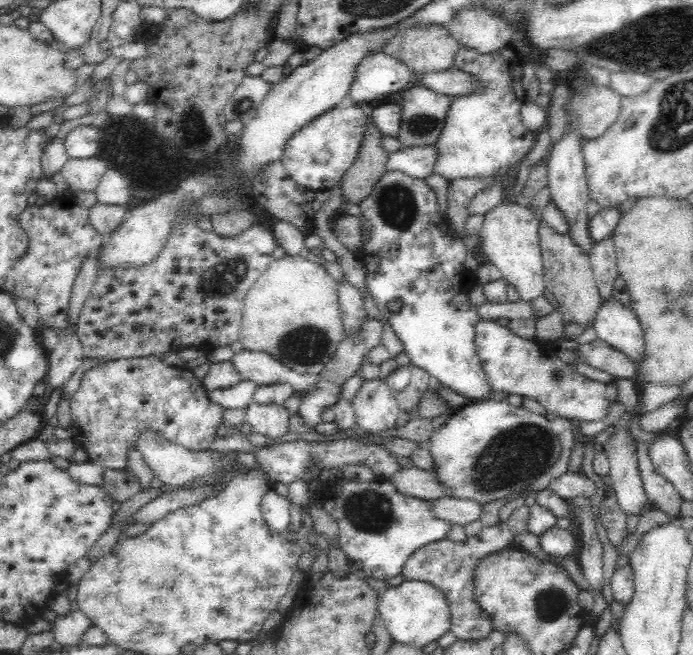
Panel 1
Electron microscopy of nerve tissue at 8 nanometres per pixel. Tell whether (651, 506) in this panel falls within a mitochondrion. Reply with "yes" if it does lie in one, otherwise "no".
no

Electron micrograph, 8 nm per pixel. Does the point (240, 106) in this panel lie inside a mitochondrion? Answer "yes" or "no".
yes

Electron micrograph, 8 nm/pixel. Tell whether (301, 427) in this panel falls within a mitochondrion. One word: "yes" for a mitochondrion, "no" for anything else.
no

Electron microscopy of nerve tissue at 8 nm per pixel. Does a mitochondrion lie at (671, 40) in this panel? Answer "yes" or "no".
yes

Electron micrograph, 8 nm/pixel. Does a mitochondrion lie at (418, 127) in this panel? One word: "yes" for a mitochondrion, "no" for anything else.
yes

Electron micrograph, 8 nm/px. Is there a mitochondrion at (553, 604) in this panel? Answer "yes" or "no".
yes

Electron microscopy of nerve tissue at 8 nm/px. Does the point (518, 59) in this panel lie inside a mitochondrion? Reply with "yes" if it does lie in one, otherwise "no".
no

